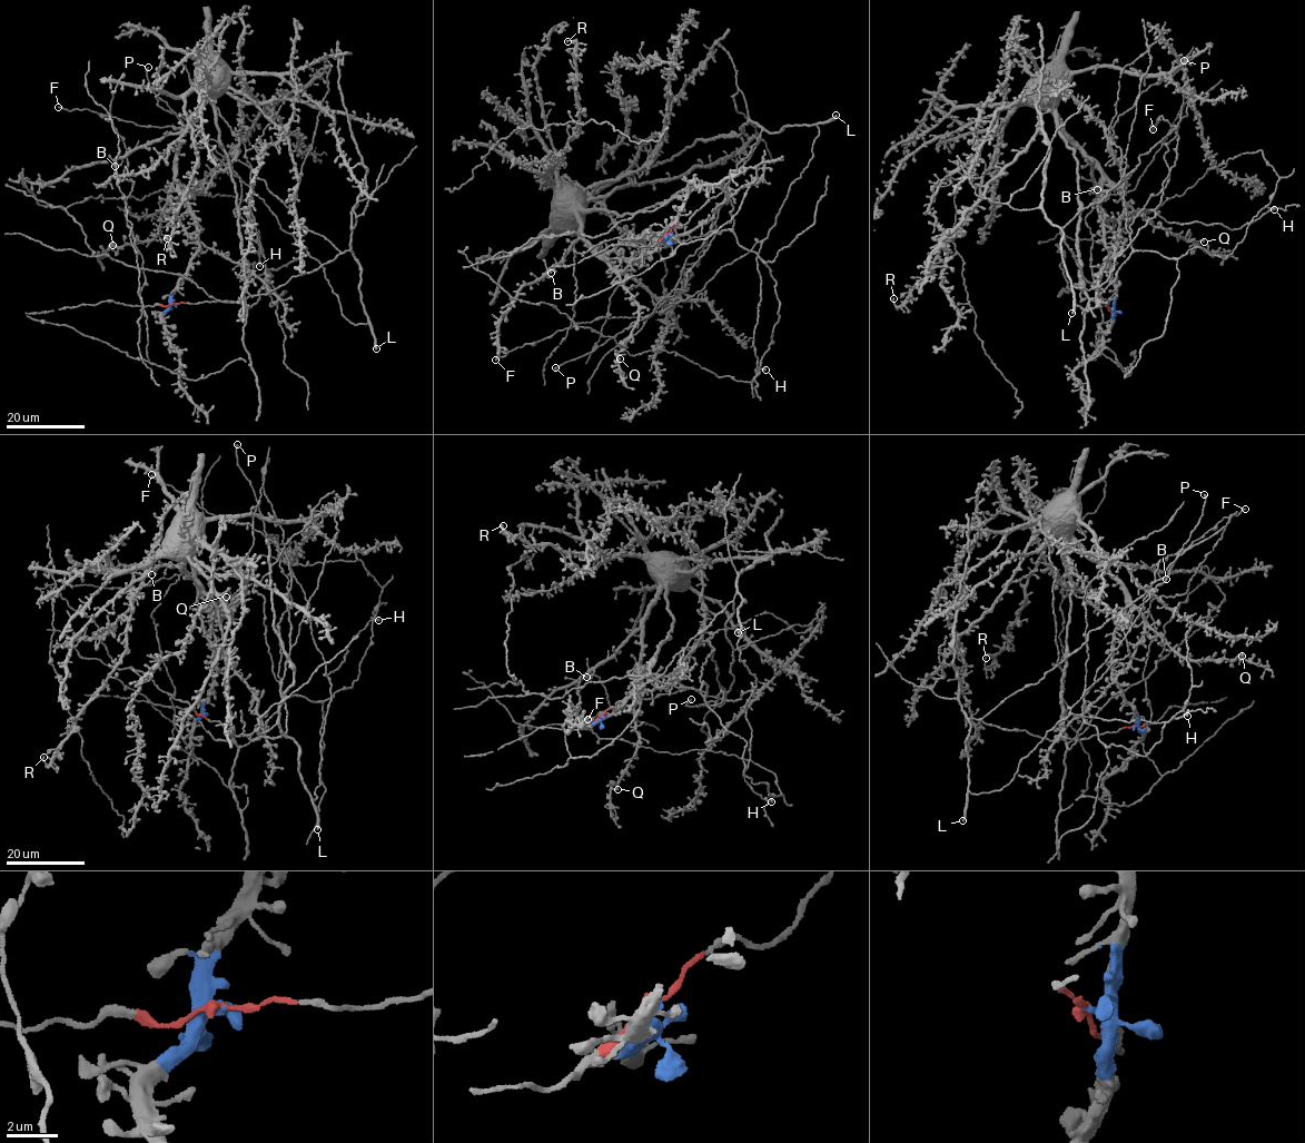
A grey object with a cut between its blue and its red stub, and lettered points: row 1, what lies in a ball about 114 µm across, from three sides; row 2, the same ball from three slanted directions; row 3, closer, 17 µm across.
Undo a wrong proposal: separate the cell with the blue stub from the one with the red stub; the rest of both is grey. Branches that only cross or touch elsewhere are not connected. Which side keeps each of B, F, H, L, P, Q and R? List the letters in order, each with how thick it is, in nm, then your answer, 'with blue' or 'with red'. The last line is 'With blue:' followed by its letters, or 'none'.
B: 320 nm | with blue
F: 280 nm | with red
H: 320 nm | with red
L: 360 nm | with red
P: 360 nm | with blue
Q: 320 nm | with blue
R: 160 nm | with blue
With blue: B, P, Q, R

